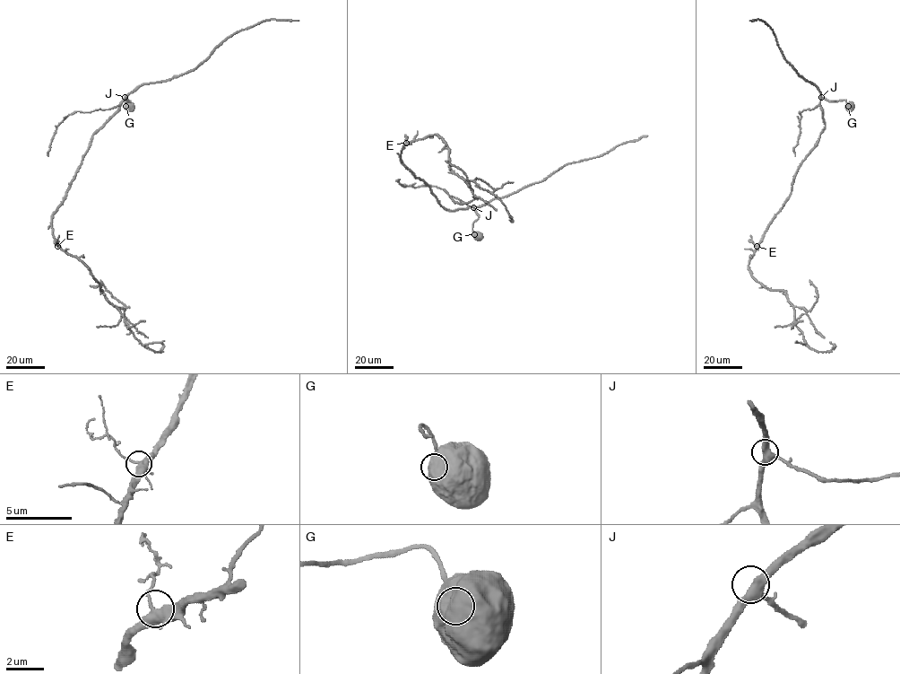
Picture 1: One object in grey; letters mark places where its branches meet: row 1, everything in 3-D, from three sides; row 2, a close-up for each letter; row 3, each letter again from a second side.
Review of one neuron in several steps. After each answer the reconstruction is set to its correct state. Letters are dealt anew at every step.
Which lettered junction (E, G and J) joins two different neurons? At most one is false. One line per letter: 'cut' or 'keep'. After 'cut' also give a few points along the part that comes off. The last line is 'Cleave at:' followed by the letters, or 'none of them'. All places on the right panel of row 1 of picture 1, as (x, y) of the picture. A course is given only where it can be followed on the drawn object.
E: keep
G: keep
J: keep
Cleave at: none of them

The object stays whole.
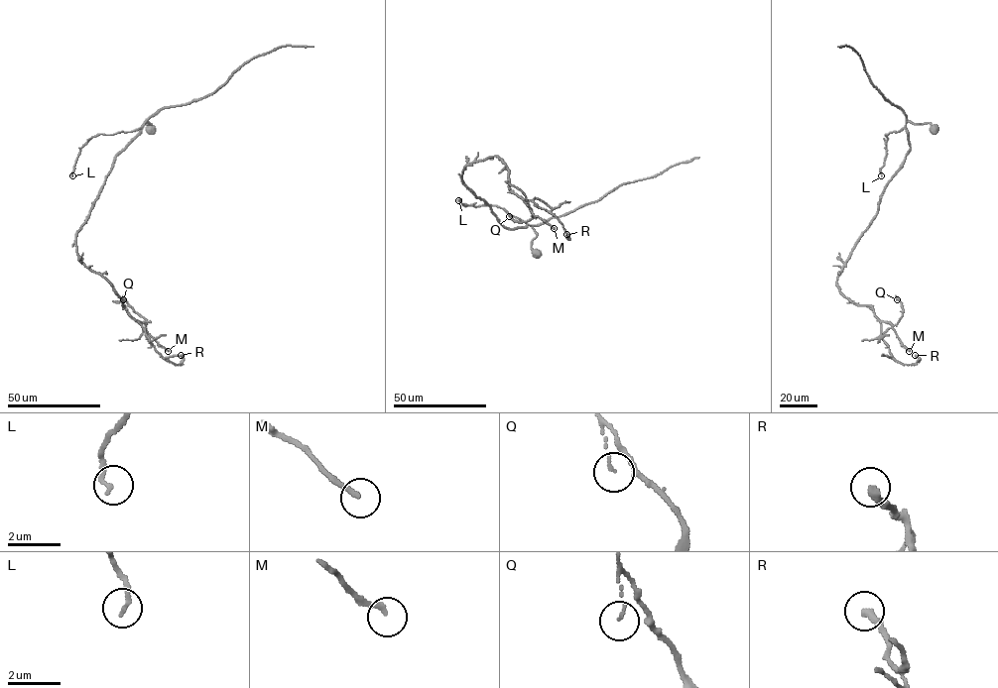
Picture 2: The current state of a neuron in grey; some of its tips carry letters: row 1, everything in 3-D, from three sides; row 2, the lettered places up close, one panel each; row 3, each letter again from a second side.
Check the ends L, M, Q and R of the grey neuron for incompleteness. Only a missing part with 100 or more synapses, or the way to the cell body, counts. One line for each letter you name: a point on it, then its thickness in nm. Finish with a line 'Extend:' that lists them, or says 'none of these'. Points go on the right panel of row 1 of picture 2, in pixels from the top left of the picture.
Extend: none of these

